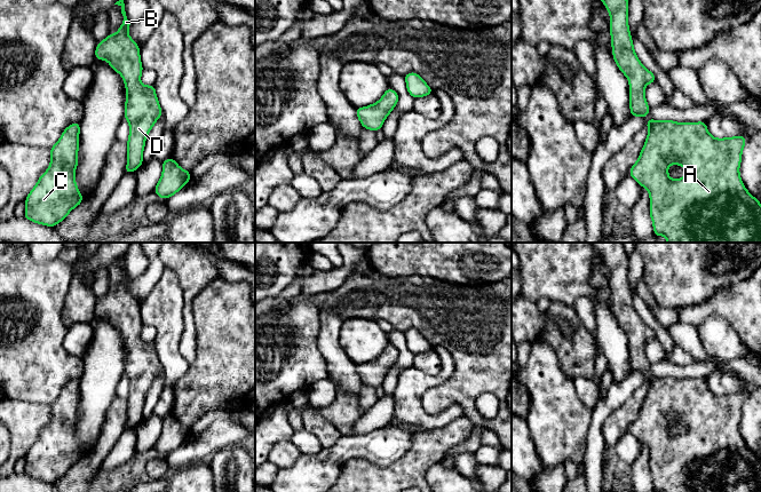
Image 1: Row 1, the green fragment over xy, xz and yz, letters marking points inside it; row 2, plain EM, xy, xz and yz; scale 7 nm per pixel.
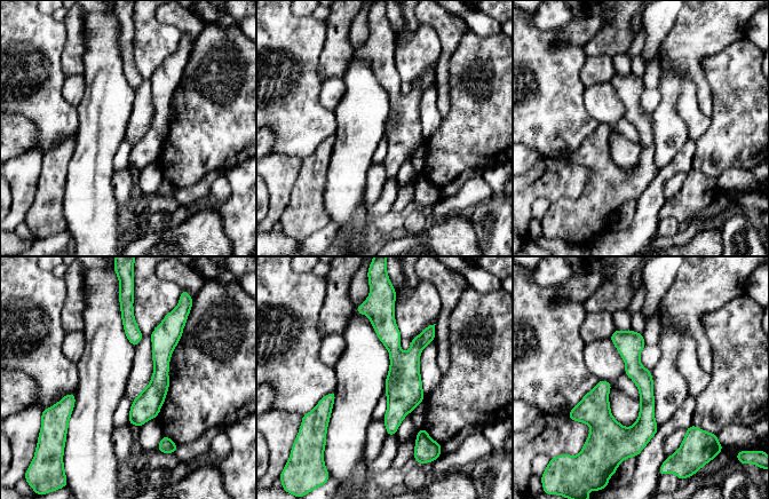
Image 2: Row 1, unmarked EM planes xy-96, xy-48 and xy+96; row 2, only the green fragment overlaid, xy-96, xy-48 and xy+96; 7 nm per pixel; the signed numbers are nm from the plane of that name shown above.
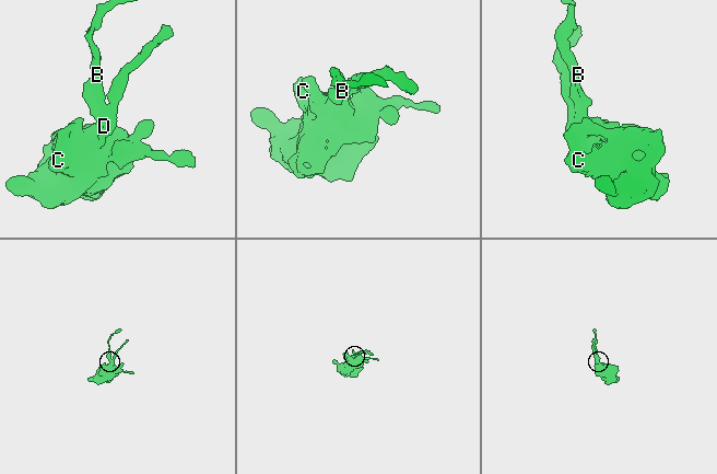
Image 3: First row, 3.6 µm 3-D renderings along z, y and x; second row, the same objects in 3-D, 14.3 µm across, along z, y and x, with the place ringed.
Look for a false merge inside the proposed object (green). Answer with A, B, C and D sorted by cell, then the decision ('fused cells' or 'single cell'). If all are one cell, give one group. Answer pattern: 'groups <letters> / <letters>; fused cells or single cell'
groups A B C D; single cell

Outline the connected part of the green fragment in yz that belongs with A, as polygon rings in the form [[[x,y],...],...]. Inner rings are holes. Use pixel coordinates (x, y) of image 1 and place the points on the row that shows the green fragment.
[[[649,119],[645,127],[649,133],[629,176],[649,191],[655,236],[665,236],[667,243],[761,243],[761,204],[744,187],[739,174],[746,137],[715,138],[707,130],[706,121]],[[672,164],[684,167],[687,175],[671,178],[667,170]]]

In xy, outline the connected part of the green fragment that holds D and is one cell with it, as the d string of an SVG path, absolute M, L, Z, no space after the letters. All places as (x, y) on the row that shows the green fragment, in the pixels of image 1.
M124 0L114 5L121 7L124 22L118 32L110 33L103 41L97 42L95 58L108 61L111 69L124 79L127 100L125 102L125 119L129 124L127 141L127 166L125 174L136 172L143 164L145 140L156 121L162 114L154 85L141 84L143 66L140 47L128 35L132 22L127 18Z

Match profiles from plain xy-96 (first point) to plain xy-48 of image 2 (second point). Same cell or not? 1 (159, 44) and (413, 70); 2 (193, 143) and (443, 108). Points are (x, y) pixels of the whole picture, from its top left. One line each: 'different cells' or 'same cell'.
1: same cell
2: different cells

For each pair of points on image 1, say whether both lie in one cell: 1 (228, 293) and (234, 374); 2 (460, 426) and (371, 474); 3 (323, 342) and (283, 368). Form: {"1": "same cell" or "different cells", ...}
{"1": "same cell", "2": "same cell", "3": "different cells"}

